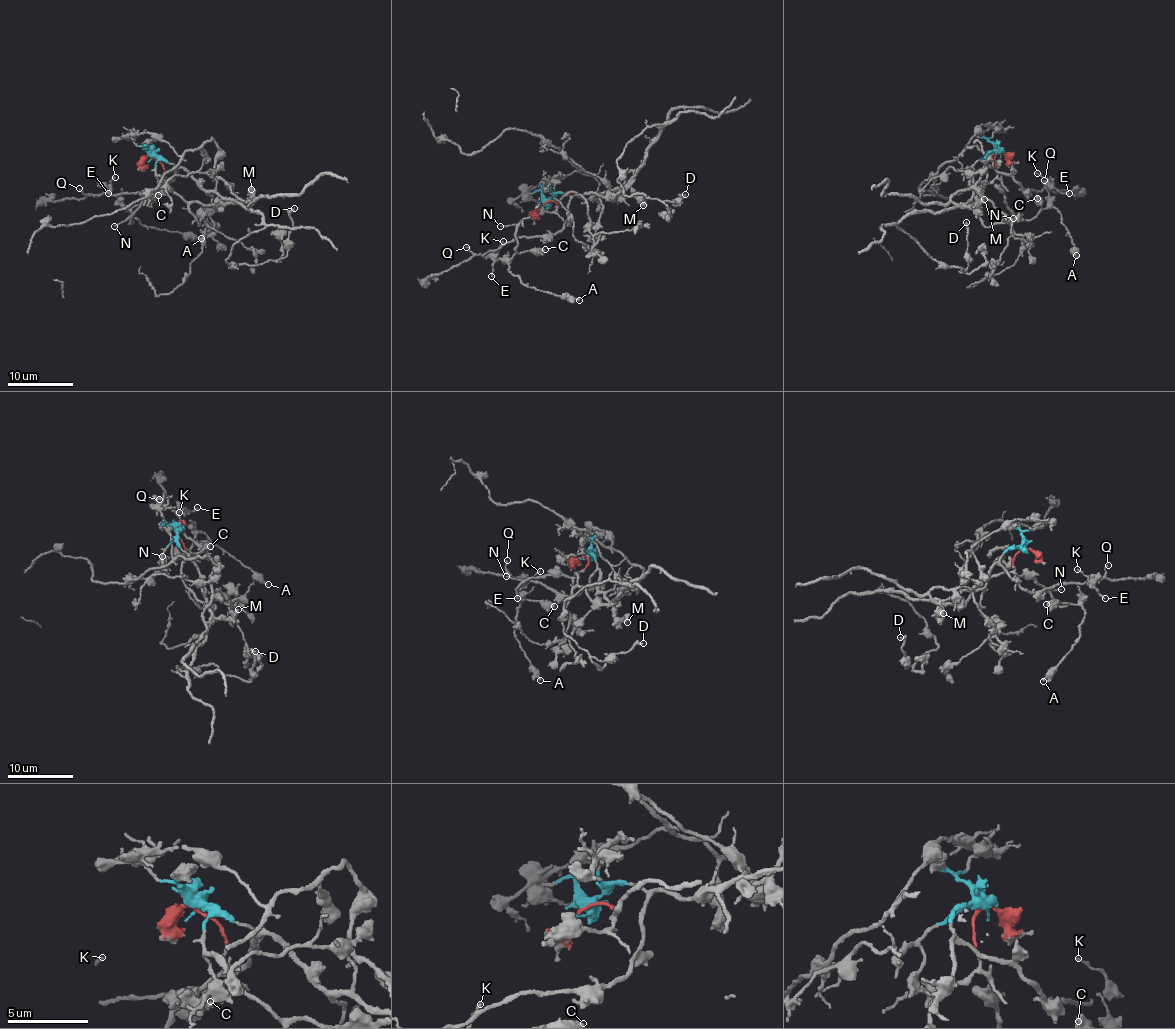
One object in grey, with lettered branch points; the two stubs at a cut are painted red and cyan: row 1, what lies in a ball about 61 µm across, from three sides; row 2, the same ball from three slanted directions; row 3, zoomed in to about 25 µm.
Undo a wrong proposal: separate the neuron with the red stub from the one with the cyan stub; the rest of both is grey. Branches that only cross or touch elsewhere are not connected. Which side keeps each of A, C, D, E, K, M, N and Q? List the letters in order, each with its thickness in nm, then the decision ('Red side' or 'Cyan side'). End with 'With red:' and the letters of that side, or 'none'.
A: Thickness 160 nm. Red side
C: Thickness 550 nm. Red side
D: Thickness 240 nm. Cyan side
E: Thickness 160 nm. Cyan side
K: Thickness 160 nm. Cyan side
M: Thickness 500 nm. Cyan side
N: Thickness 100 nm. Red side
Q: Thickness 130 nm. Cyan side
With red: A, C, N

